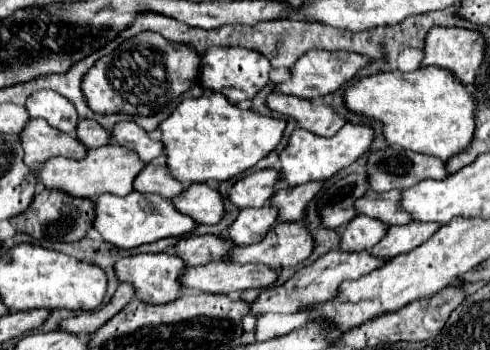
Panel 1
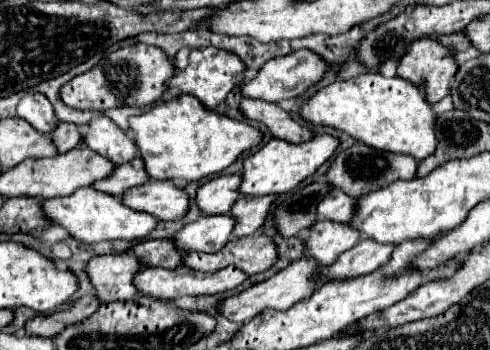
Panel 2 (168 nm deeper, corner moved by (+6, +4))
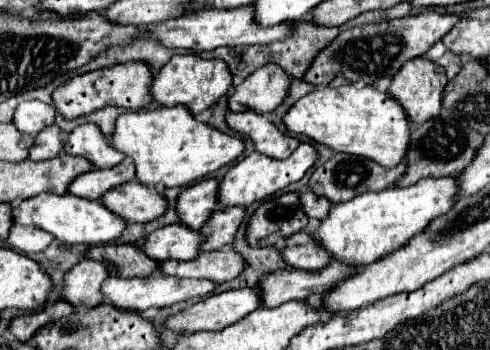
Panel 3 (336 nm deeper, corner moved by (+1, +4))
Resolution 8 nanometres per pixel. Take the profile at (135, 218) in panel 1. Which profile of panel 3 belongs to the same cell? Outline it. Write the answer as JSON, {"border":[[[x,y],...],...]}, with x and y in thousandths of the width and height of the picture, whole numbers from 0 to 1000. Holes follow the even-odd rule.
{"border":[[[84,551],[63,563],[59,574],[39,574],[27,586],[27,637],[35,643],[67,643],[96,666],[104,666],[124,694],[169,694],[169,700],[210,700],[235,689],[255,637],[247,620],[214,597],[202,574],[182,574],[169,563],[153,563],[145,551],[112,557],[112,551]]]}

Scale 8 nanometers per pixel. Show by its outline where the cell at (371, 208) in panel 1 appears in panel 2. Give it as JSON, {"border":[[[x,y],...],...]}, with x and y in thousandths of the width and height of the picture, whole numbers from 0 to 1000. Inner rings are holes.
{"border":[[[682,540],[661,574],[653,574],[649,620],[653,626],[678,626],[678,631],[714,637],[718,620],[727,614],[727,597],[731,597],[731,569],[706,557],[694,540]]]}

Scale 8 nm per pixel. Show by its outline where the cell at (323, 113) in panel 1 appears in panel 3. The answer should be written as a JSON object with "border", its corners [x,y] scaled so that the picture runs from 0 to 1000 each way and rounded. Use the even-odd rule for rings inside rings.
{"border":[[[516,317],[463,323],[459,346],[467,369],[504,386],[524,437],[537,437],[553,454],[586,454],[610,414],[606,391],[573,380],[541,329],[524,329]]]}

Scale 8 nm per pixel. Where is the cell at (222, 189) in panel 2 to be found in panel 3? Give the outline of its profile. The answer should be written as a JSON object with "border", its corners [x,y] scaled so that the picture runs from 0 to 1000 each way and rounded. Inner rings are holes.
{"border":[[[414,511],[369,546],[357,586],[365,631],[394,660],[410,654],[410,643],[427,626],[427,609],[443,591],[443,540],[443,511]]]}

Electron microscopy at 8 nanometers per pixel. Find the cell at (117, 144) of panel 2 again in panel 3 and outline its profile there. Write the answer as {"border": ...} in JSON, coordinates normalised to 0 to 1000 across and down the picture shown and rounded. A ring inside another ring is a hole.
{"border":[[[190,351],[153,363],[141,380],[129,431],[141,443],[161,443],[161,449],[182,454],[186,471],[198,483],[231,477],[251,460],[251,449],[247,449],[247,437],[239,437],[239,426],[222,426],[222,397]]]}

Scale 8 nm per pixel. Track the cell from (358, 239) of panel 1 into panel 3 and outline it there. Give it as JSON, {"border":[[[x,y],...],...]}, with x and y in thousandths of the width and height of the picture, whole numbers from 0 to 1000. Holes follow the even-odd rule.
{"border":[[[606,666],[582,689],[582,700],[569,711],[573,740],[598,763],[598,769],[618,769],[618,774],[651,774],[655,763],[667,763],[676,746],[639,700],[639,677],[631,666]]]}

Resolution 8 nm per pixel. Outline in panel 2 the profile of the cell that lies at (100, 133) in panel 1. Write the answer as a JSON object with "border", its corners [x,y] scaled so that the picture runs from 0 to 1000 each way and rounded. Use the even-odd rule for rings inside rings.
{"border":[[[122,351],[114,363],[114,374],[106,380],[106,397],[110,397],[122,437],[143,431],[143,426],[167,414],[167,403],[171,403],[167,380],[159,374],[159,363],[151,351]]]}

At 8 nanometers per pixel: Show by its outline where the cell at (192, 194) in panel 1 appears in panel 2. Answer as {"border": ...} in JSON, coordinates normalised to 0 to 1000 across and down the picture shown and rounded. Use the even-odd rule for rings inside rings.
{"border":[[[306,517],[278,540],[261,540],[249,574],[269,597],[310,609],[327,631],[371,626],[388,597],[384,551],[351,517]]]}

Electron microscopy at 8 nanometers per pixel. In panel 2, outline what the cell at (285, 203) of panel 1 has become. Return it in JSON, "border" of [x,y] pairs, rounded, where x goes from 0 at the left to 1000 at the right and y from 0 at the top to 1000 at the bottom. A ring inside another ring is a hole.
{"border":[[[494,557],[473,591],[469,614],[486,626],[482,677],[502,677],[522,666],[547,626],[551,591],[567,557]]]}

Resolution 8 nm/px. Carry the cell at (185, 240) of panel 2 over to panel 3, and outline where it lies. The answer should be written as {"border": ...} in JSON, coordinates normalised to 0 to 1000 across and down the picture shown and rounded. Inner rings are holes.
{"border":[[[341,643],[324,649],[320,660],[304,666],[284,700],[284,711],[316,740],[316,746],[341,746],[341,740],[394,740],[406,729],[410,671],[406,660],[378,654],[378,643]]]}

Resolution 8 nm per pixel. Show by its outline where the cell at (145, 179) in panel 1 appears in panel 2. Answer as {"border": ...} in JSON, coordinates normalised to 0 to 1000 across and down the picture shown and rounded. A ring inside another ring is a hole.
{"border":[[[278,449],[261,466],[249,466],[245,477],[237,477],[237,494],[229,494],[229,506],[200,517],[192,534],[212,546],[212,551],[229,551],[229,557],[249,557],[269,534],[294,529],[294,517],[302,523],[302,494],[294,483],[294,454]]]}

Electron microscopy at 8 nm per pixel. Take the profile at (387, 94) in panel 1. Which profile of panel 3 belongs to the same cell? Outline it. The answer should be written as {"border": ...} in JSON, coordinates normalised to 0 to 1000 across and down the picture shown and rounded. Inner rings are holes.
{"border":[[[708,237],[692,254],[647,249],[614,277],[578,334],[578,357],[594,386],[622,386],[643,409],[659,409],[684,437],[749,449],[782,477],[814,471],[835,420],[835,340],[810,289],[757,243]]]}

